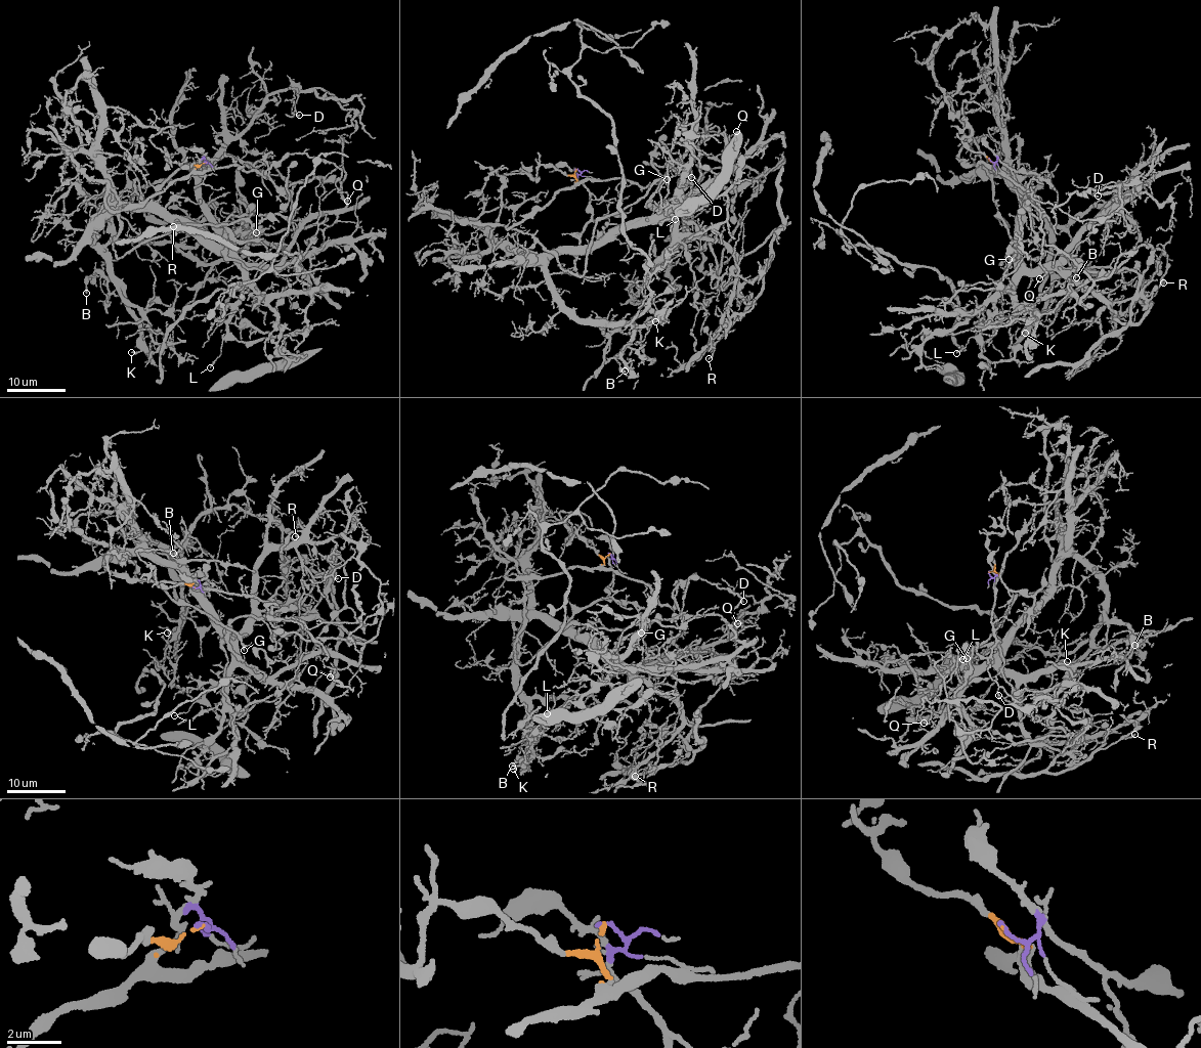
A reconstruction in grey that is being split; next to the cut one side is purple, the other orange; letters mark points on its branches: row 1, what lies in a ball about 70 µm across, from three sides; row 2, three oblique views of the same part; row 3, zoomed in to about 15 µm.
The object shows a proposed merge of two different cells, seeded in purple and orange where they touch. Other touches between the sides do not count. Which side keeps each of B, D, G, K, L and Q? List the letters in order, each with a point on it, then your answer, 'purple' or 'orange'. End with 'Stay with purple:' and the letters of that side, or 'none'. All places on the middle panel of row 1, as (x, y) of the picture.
B: at (625, 370); purple
D: at (691, 177); purple
G: at (667, 179); orange
K: at (655, 321); purple
L: at (675, 219); purple
Q: at (736, 131); orange
Stay with purple: B, D, K, L

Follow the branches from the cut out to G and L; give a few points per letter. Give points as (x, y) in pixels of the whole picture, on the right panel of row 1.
G: (989, 159), (977, 165), (957, 157), (972, 137), (997, 219), (1009, 225), (996, 216), (1013, 242), (1009, 259)
L: (989, 159), (1028, 172), (1021, 182), (1017, 260), (1010, 284), (995, 300), (995, 313), (955, 353)

